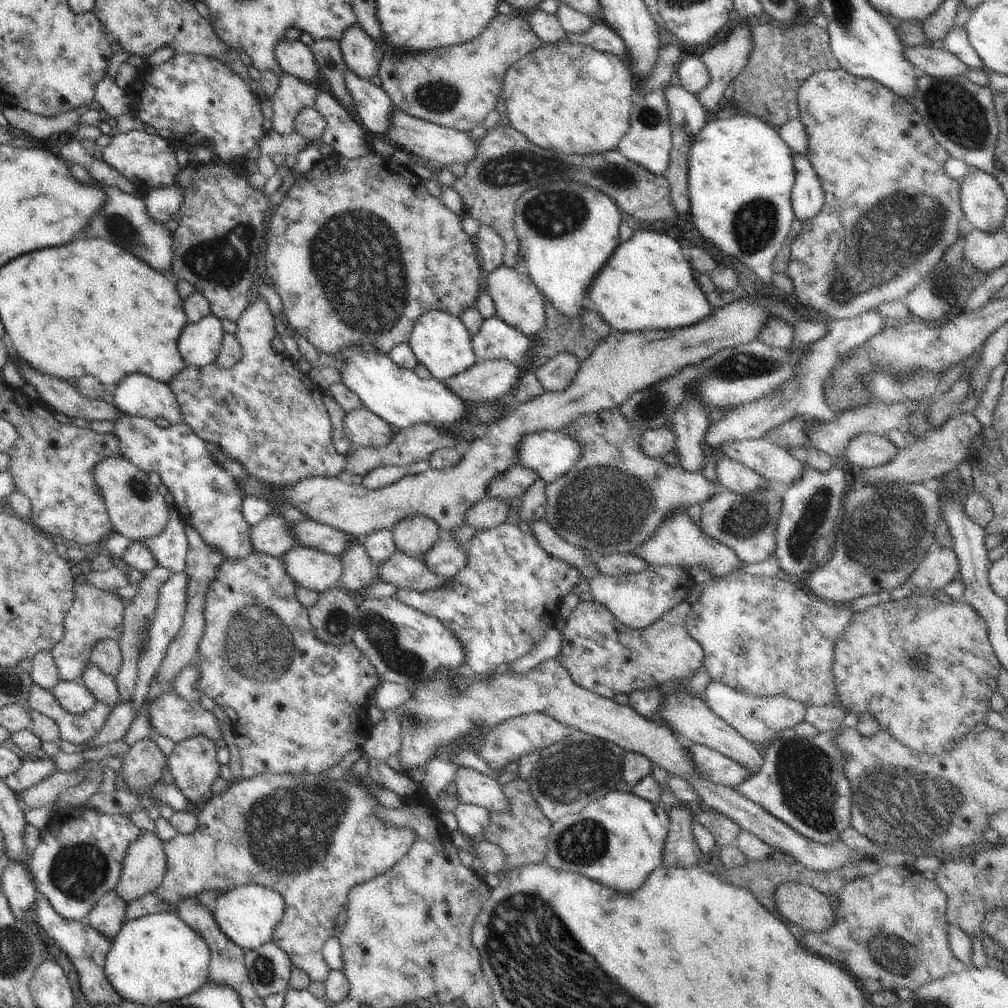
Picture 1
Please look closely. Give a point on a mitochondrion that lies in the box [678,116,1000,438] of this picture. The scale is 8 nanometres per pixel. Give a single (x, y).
(898, 230)

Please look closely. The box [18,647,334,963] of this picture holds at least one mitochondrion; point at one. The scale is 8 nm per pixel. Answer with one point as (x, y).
(77, 871)

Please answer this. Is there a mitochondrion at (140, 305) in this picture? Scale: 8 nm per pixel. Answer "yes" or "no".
no

